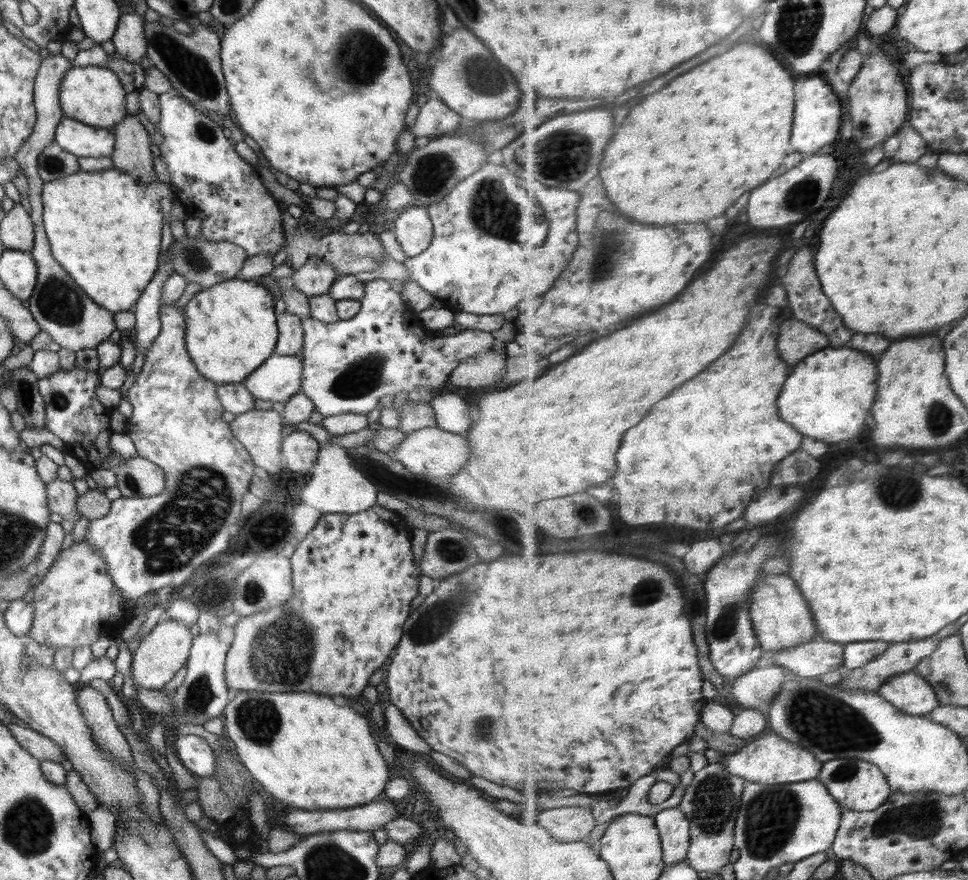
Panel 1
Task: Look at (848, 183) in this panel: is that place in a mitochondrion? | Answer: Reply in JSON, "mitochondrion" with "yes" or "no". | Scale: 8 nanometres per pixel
{"mitochondrion":"no"}

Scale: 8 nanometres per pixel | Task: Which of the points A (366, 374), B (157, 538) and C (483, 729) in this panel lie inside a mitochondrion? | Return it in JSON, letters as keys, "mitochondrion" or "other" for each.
{"A":"mitochondrion","B":"mitochondrion","C":"mitochondrion"}

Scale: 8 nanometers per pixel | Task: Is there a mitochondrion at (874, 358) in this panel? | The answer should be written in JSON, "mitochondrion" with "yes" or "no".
{"mitochondrion":"no"}

